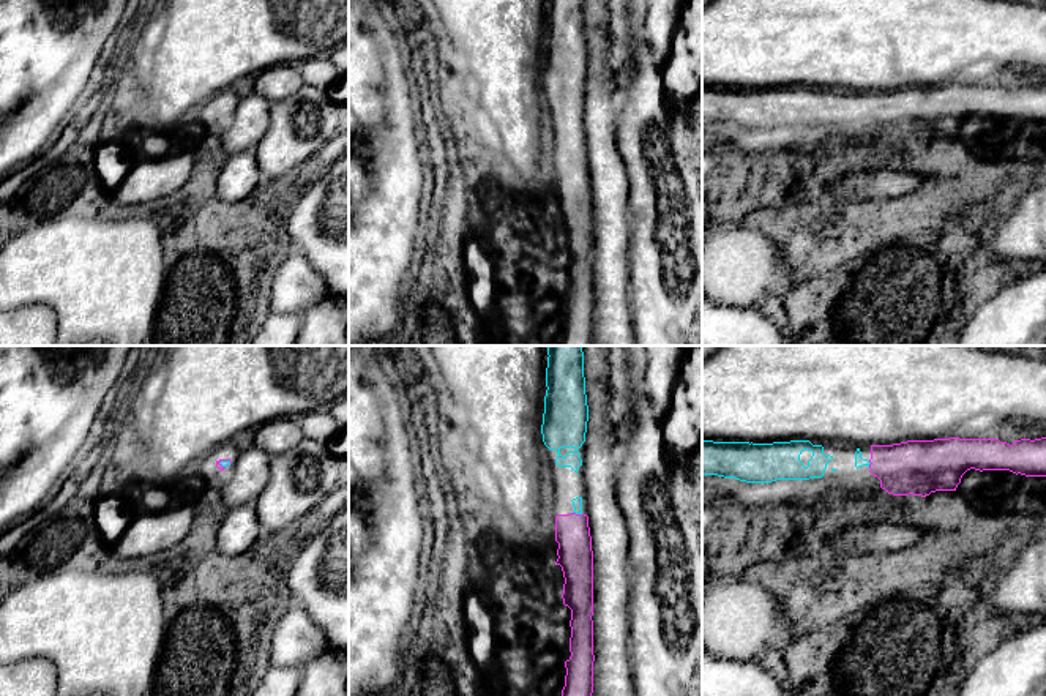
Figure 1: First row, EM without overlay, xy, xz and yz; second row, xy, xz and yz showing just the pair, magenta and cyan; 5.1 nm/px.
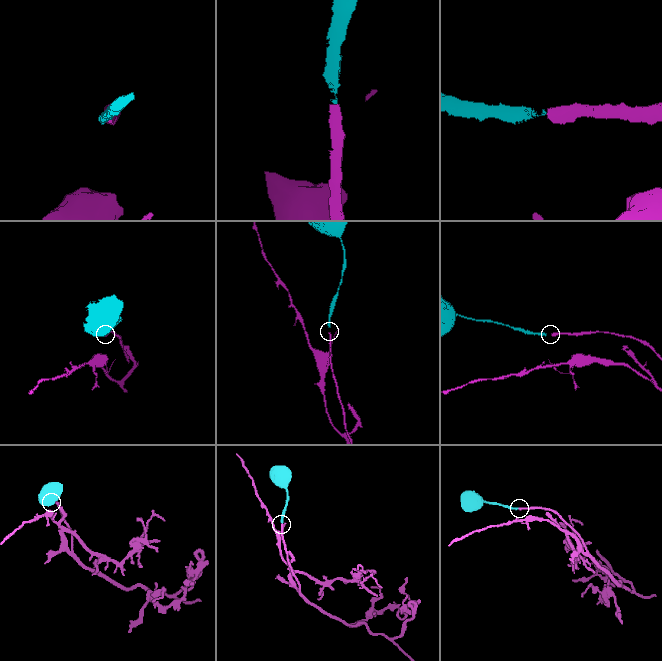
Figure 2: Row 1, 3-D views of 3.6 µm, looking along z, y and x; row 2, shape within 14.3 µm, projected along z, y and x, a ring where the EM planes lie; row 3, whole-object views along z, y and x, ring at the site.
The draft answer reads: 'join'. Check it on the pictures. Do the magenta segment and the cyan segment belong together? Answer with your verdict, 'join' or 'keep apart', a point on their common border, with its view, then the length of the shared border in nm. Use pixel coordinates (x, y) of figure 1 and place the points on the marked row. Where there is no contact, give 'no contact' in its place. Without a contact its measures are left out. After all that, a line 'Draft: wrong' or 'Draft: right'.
join; meets magenta in xz at (578, 515); contact 60 nm long
Draft: right

